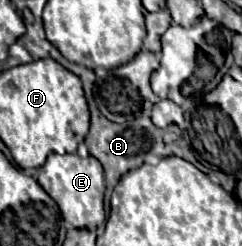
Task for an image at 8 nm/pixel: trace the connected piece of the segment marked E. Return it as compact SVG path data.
M48 154L48 160L44 166L38 168L38 182L40 186L54 198L54 202L60 206L60 212L66 222L70 222L74 228L88 228L96 230L104 222L104 170L102 164L88 156L80 158L78 154Z

